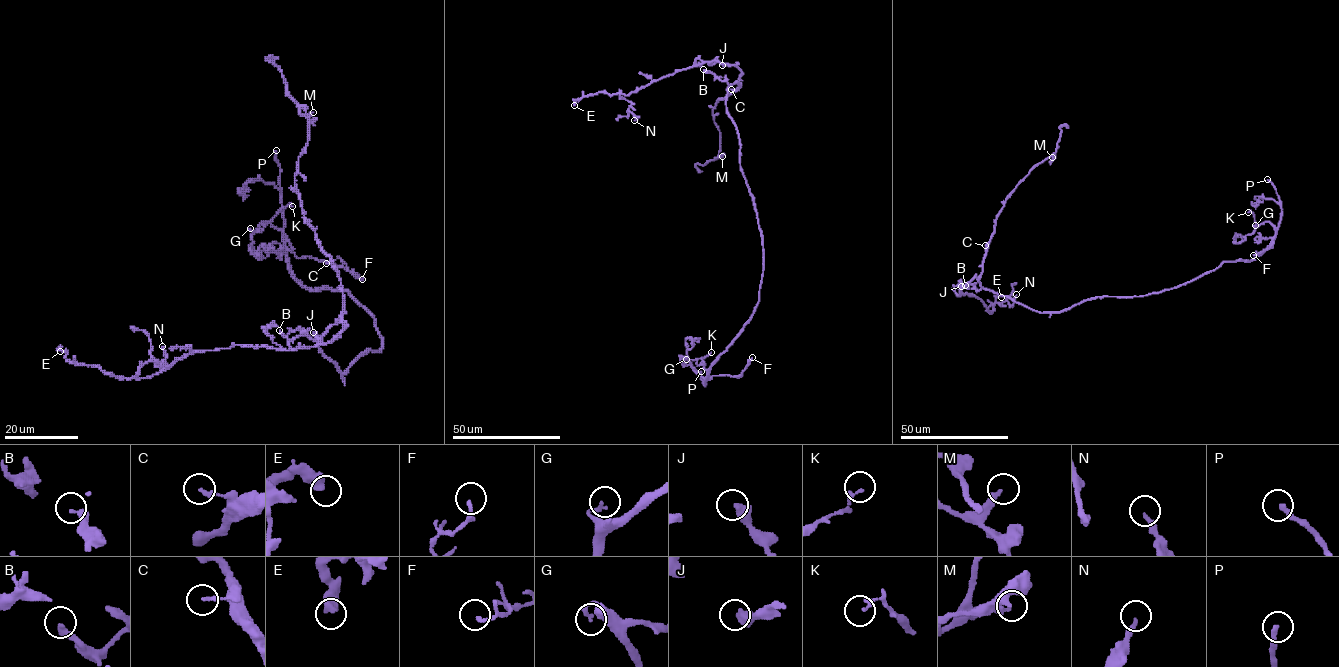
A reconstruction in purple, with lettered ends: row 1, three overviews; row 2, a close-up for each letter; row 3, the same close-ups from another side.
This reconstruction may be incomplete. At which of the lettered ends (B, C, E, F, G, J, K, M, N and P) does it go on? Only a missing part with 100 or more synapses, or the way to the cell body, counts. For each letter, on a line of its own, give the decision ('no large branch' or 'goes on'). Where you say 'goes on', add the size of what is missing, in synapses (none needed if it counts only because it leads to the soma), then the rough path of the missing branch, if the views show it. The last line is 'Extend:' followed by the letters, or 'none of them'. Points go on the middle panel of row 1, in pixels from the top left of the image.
B: no large branch
C: no large branch
E: no large branch
F: no large branch
G: no large branch
J: no large branch
K: no large branch
M: no large branch
N: no large branch
P: goes on; course (701, 371), (699, 353), (690, 331), (694, 327), (719, 334)
Extend: P

